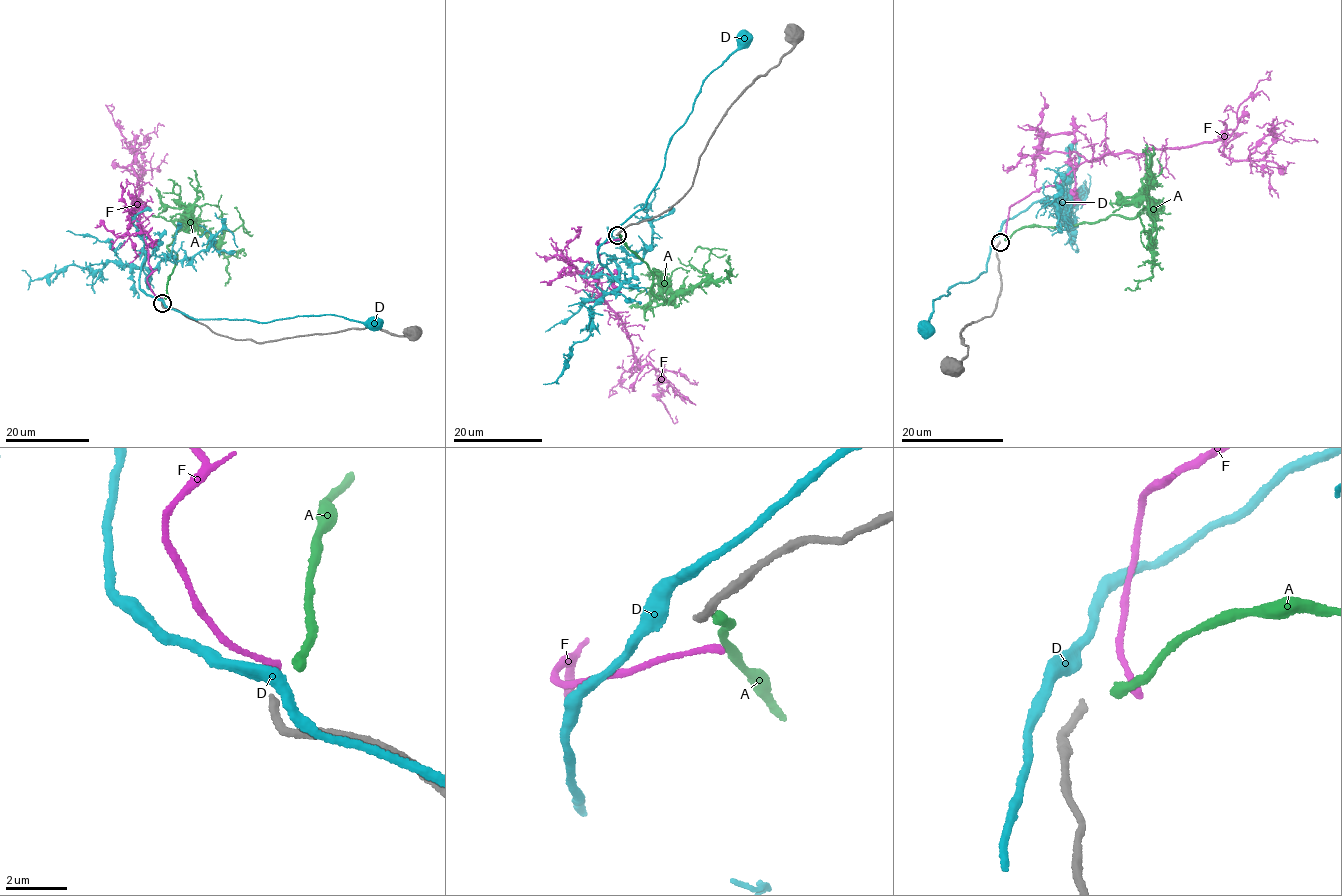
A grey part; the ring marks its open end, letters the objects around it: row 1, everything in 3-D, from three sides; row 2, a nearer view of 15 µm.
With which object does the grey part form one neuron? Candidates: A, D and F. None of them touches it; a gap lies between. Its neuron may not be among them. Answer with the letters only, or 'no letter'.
A

